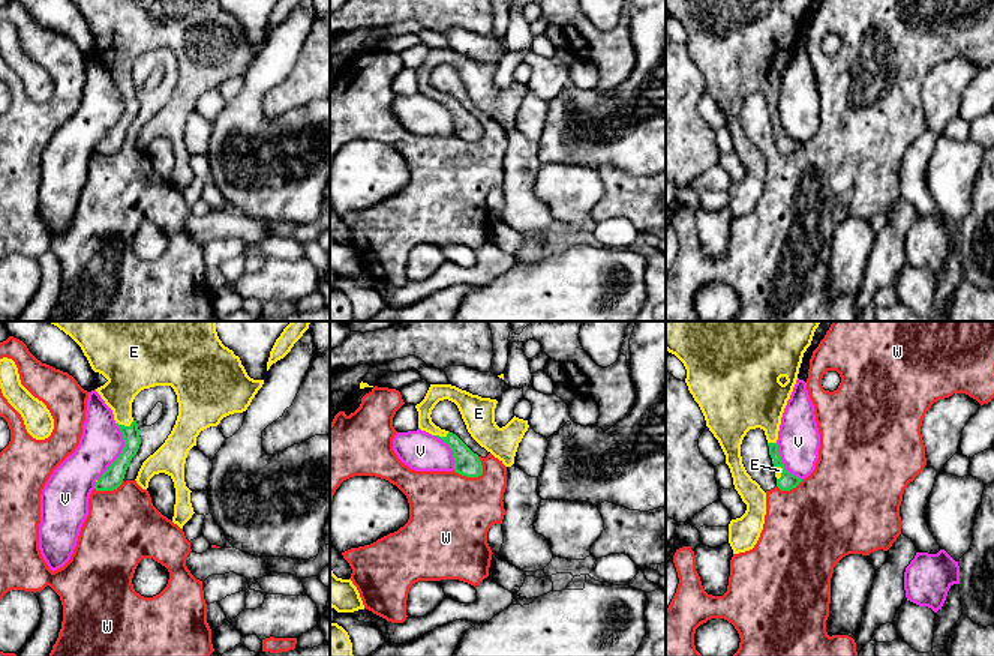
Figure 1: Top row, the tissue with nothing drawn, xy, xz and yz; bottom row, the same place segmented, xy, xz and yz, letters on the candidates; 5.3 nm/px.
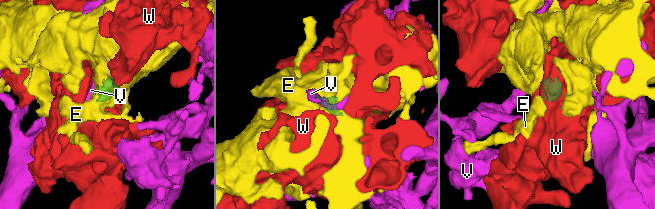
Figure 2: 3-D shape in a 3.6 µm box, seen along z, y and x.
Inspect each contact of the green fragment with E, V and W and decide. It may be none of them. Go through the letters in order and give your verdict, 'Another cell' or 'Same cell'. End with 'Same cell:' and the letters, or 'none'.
E: Same cell
V: Another cell
W: Another cell
Same cell: E

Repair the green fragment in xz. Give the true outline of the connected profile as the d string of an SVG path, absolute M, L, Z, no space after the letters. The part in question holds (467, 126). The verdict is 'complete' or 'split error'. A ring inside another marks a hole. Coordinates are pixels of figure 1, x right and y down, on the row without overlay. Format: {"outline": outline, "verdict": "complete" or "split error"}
{"outline": "M430 48L424 63L415 69L418 75L418 92L450 110L454 122L454 135L466 141L483 138L483 129L456 98L441 93L432 86L432 74L439 65L454 66L462 78L471 101L505 131L514 128L514 120L529 89L528 84L513 81L505 90L499 92L495 86L498 65L481 62L451 48Z", "verdict": "split error"}

